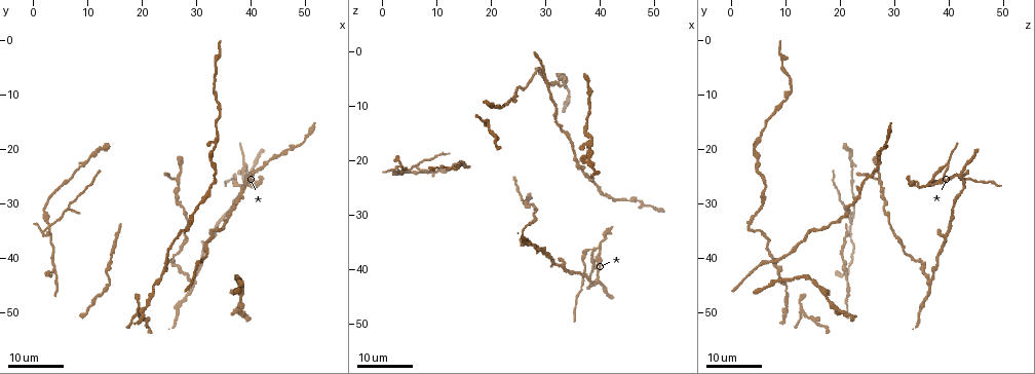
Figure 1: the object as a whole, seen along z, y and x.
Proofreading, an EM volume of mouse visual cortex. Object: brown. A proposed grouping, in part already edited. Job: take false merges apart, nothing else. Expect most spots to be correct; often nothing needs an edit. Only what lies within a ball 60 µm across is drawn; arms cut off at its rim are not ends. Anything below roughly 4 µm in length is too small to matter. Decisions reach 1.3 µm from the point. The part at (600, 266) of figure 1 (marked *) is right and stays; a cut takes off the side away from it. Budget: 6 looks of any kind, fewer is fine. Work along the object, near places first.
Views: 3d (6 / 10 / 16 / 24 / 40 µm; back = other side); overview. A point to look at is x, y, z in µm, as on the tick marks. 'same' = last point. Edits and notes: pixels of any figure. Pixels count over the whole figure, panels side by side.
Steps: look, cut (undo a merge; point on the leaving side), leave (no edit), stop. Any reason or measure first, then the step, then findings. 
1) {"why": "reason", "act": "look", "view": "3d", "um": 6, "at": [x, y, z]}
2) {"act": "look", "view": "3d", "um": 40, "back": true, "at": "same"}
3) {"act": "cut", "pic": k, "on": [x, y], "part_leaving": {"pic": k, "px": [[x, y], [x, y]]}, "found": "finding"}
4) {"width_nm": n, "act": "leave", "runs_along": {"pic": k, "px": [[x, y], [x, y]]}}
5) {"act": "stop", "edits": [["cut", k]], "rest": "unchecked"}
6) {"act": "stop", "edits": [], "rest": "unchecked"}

{"why": "four arms meet", "act": "look", "view": "3d", "um": 24, "at": [39.5, 26.5, 36.0]}

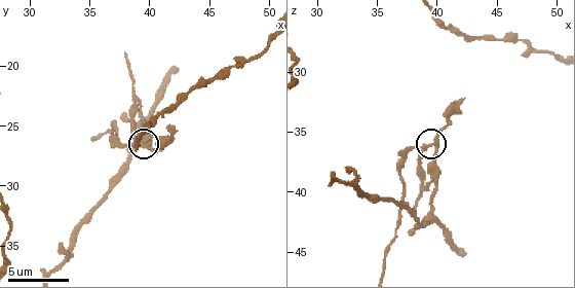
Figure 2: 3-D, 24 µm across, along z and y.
{"act": "look", "view": "3d", "um": 6, "at": [39.4, 26.6, 36.0]}

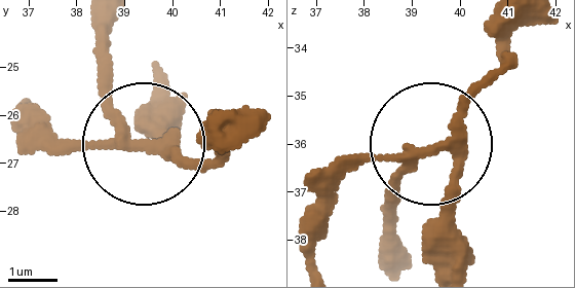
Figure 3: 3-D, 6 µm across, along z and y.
{"arms": 4, "act": "leave", "found": "one neuron here"}

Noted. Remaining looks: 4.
{"act": "look", "view": "3d", "um": 24, "at": [14.0, 44.5, 21.5]}

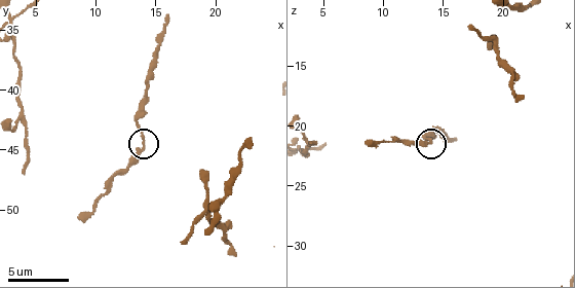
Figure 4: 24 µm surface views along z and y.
{"act": "look", "view": "3d", "um": 10, "at": "same"}

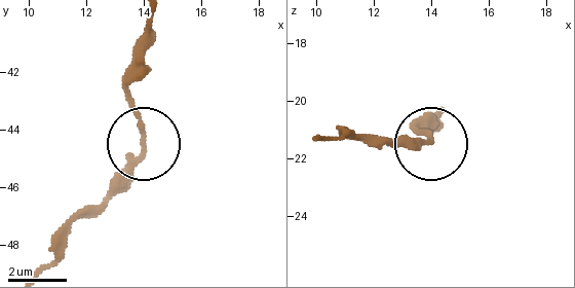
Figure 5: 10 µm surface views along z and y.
{"act": "leave", "found": "continuous, no second neuron"}

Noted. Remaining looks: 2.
{"act": "look", "view": "3d", "um": 24, "at": [3.0, 34.0, 22.0]}

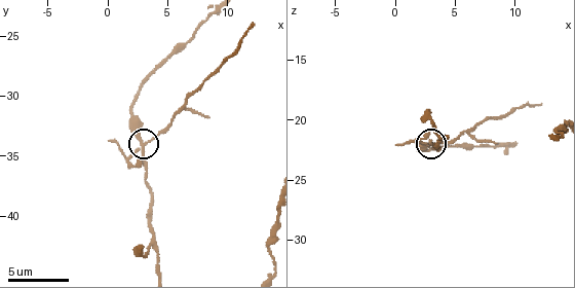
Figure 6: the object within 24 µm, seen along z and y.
{"act": "look", "view": "3d", "um": 10, "at": "same"}

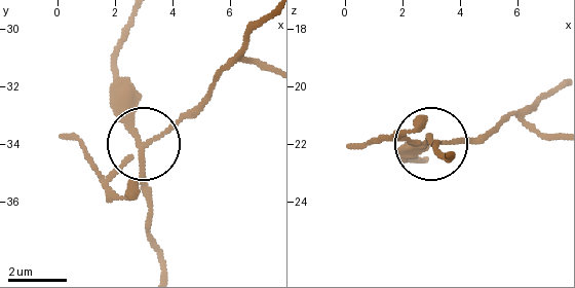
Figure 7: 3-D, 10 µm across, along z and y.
{"width_nm": 150, "act": "cut", "pic": 7, "on": [128, 180], "part_leaving": {"pic": 7, "px": [[148, 145], [204, 94], [263, 20]]}, "found": "a second neuron is stuck on"}

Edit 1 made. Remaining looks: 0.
{"act": "stop", "edits": [["cut", 7]], "rest": "unchecked"}

